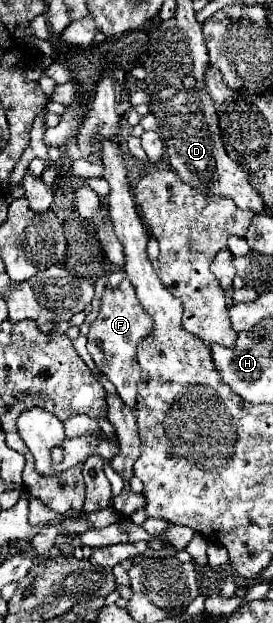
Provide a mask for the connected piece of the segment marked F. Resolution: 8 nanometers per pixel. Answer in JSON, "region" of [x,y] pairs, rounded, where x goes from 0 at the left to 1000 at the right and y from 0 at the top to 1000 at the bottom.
{"region":[[[447,449],[425,462],[388,462],[359,510],[322,533],[322,565],[337,568],[359,594],[425,620],[432,636],[469,655],[498,652],[498,613],[513,607],[513,584],[498,578],[498,555],[557,530],[557,510],[520,498],[476,449]]]}

